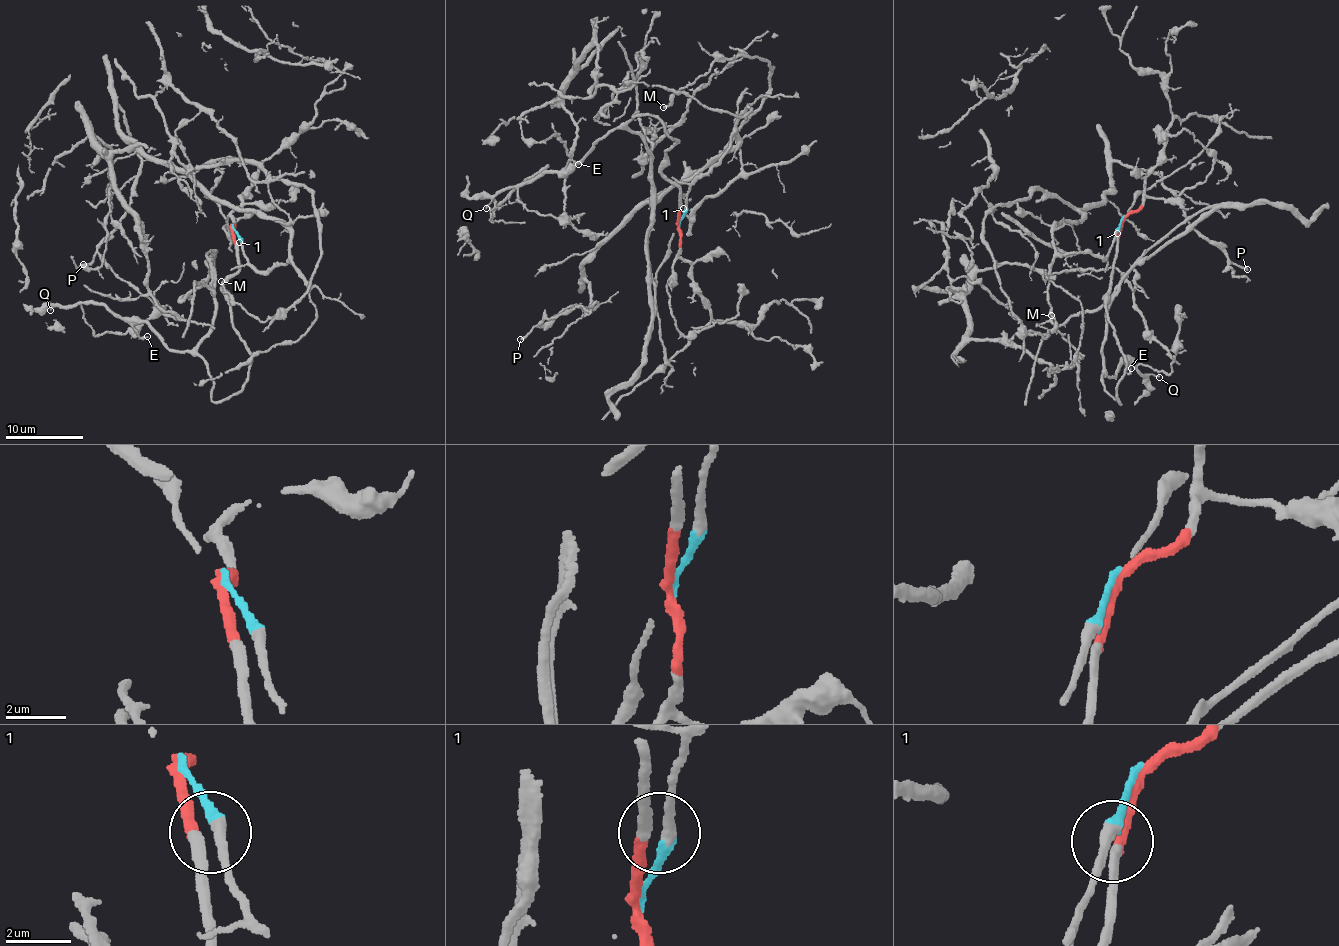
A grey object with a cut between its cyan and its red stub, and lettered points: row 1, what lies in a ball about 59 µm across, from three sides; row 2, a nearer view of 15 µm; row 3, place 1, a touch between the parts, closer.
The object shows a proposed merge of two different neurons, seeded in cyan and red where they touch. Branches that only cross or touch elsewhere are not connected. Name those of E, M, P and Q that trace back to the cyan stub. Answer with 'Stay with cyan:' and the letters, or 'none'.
Stay with cyan: M, P

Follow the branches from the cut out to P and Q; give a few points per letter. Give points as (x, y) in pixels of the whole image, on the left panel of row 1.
P: (232, 226), (259, 271), (286, 263), (289, 230), (149, 154), (121, 131), (117, 106), (142, 169), (84, 264)
Q: (232, 227), (239, 271), (222, 293), (251, 361), (225, 399), (206, 363), (146, 323), (86, 303), (51, 311)

